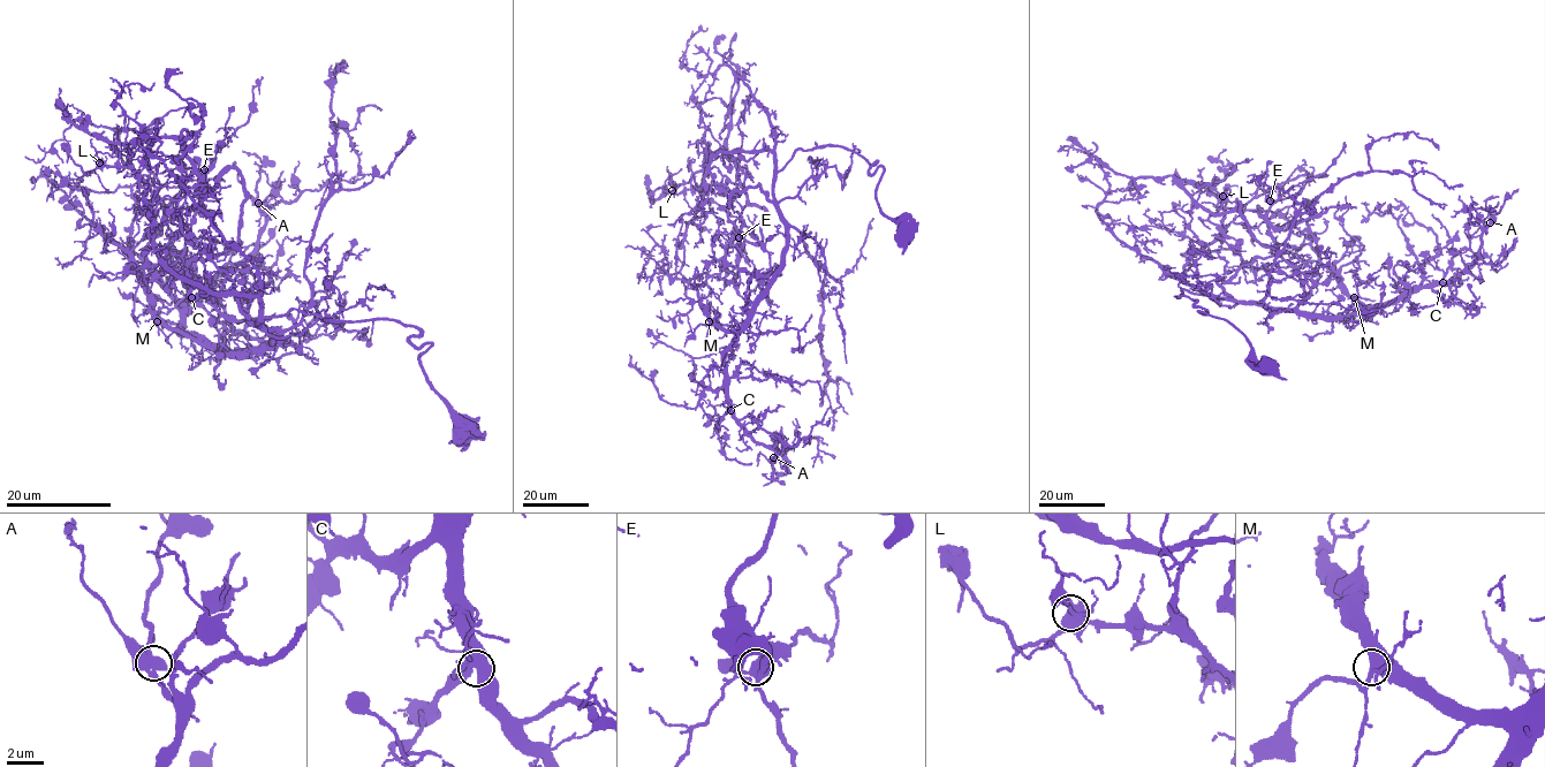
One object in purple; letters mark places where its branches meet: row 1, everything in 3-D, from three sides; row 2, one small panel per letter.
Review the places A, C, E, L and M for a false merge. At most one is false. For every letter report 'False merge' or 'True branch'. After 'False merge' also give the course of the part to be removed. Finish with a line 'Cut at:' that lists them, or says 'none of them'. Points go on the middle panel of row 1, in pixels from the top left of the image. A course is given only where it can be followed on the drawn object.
A: True branch
C: True branch
E: True branch
L: True branch
M: True branch
Cut at: none of them

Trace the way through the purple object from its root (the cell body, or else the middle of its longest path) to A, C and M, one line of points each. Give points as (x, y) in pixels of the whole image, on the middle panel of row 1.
A: (906, 238), (877, 200), (876, 162), (818, 145), (777, 174), (785, 263), (725, 357), (732, 415), (773, 457)
C: (906, 238), (877, 200), (881, 166), (797, 149), (773, 187), (782, 268), (725, 357), (731, 410)
M: (906, 238), (877, 200), (881, 166), (797, 149), (773, 187), (782, 270), (737, 328), (709, 321)

